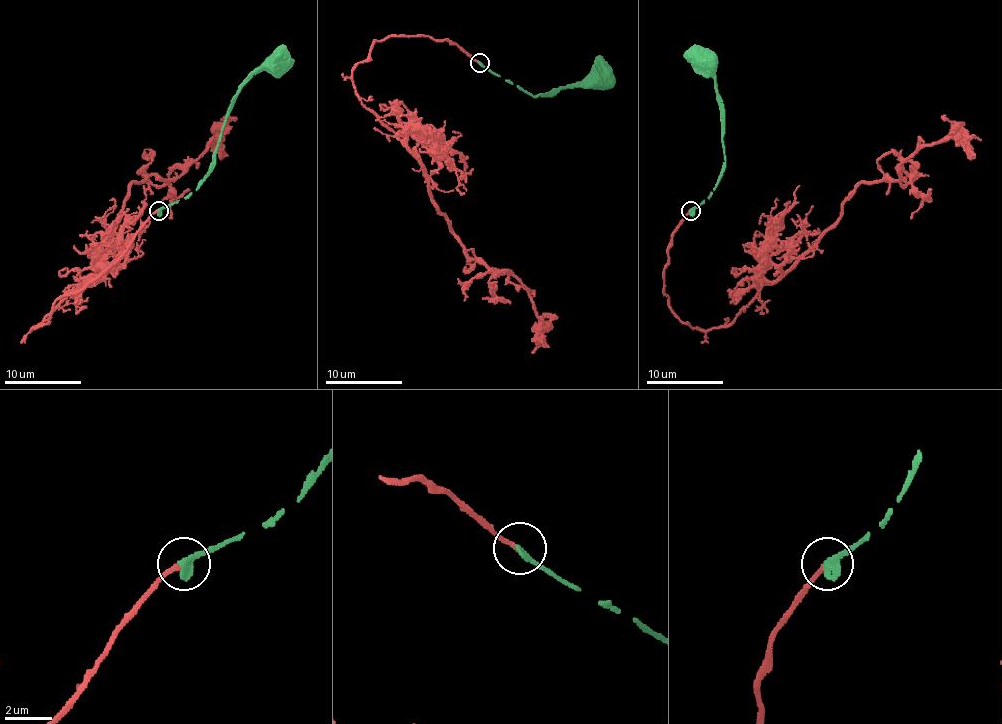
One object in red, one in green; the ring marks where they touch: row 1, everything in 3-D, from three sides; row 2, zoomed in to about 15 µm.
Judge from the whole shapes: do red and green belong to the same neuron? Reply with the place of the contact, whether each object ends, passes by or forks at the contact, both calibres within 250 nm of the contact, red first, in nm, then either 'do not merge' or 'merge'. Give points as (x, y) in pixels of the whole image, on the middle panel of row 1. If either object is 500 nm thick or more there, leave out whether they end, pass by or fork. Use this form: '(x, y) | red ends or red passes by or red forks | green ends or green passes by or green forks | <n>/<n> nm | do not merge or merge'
(479, 62) | red ends | green ends | 180/320 nm | merge

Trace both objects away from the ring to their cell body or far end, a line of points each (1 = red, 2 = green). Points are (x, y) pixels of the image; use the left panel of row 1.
1: (158, 211), (31, 330), (96, 271), (127, 188), (150, 174), (177, 178), (225, 132), (229, 118), (220, 120)
2: (158, 211), (185, 199), (197, 190), (212, 161), (233, 95), (279, 55), (281, 59)

